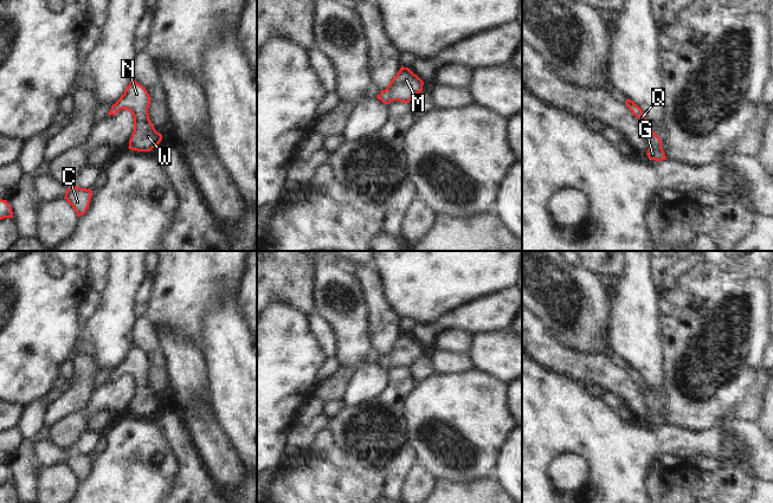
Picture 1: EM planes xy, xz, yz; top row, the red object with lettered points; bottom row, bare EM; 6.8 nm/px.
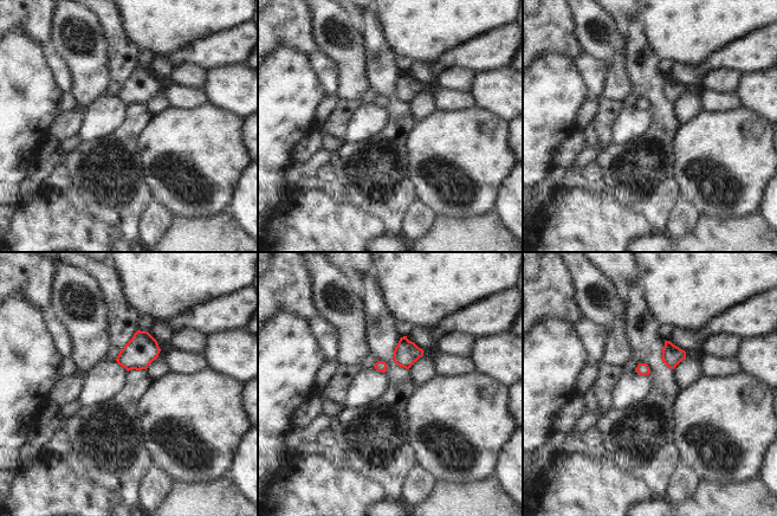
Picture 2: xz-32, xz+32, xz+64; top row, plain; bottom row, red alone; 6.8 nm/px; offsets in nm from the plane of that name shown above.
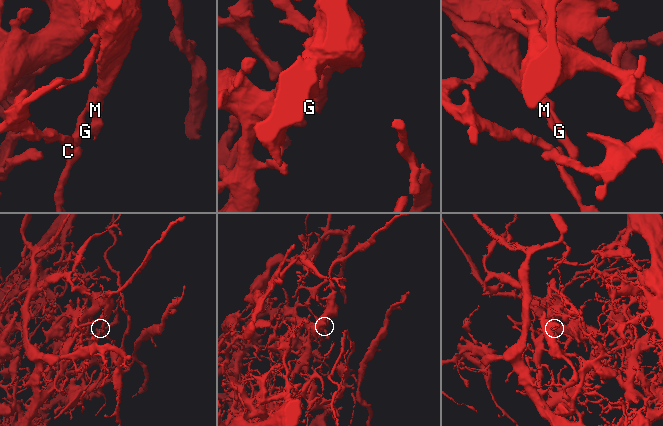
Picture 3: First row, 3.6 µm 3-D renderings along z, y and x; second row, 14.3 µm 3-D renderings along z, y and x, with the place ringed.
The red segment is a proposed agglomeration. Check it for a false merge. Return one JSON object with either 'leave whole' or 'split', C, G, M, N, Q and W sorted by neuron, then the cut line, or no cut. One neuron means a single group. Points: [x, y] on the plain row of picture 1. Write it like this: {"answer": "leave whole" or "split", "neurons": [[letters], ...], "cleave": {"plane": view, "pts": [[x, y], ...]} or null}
{"answer": "leave whole", "neurons": [["C", "G", "M", "N", "Q", "W"]], "cleave": null}

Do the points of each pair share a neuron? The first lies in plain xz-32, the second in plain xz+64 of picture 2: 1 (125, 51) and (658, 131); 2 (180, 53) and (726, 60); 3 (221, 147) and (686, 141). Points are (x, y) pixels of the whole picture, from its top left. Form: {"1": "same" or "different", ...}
{"1": "same", "2": "same", "3": "same"}

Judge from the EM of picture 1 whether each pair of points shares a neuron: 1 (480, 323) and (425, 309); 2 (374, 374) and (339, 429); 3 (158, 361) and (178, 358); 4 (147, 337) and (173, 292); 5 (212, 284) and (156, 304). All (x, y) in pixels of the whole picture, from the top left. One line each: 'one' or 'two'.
1: two
2: two
3: two
4: two
5: one

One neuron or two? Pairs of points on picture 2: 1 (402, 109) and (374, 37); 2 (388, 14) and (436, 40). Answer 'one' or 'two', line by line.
1: one
2: one

